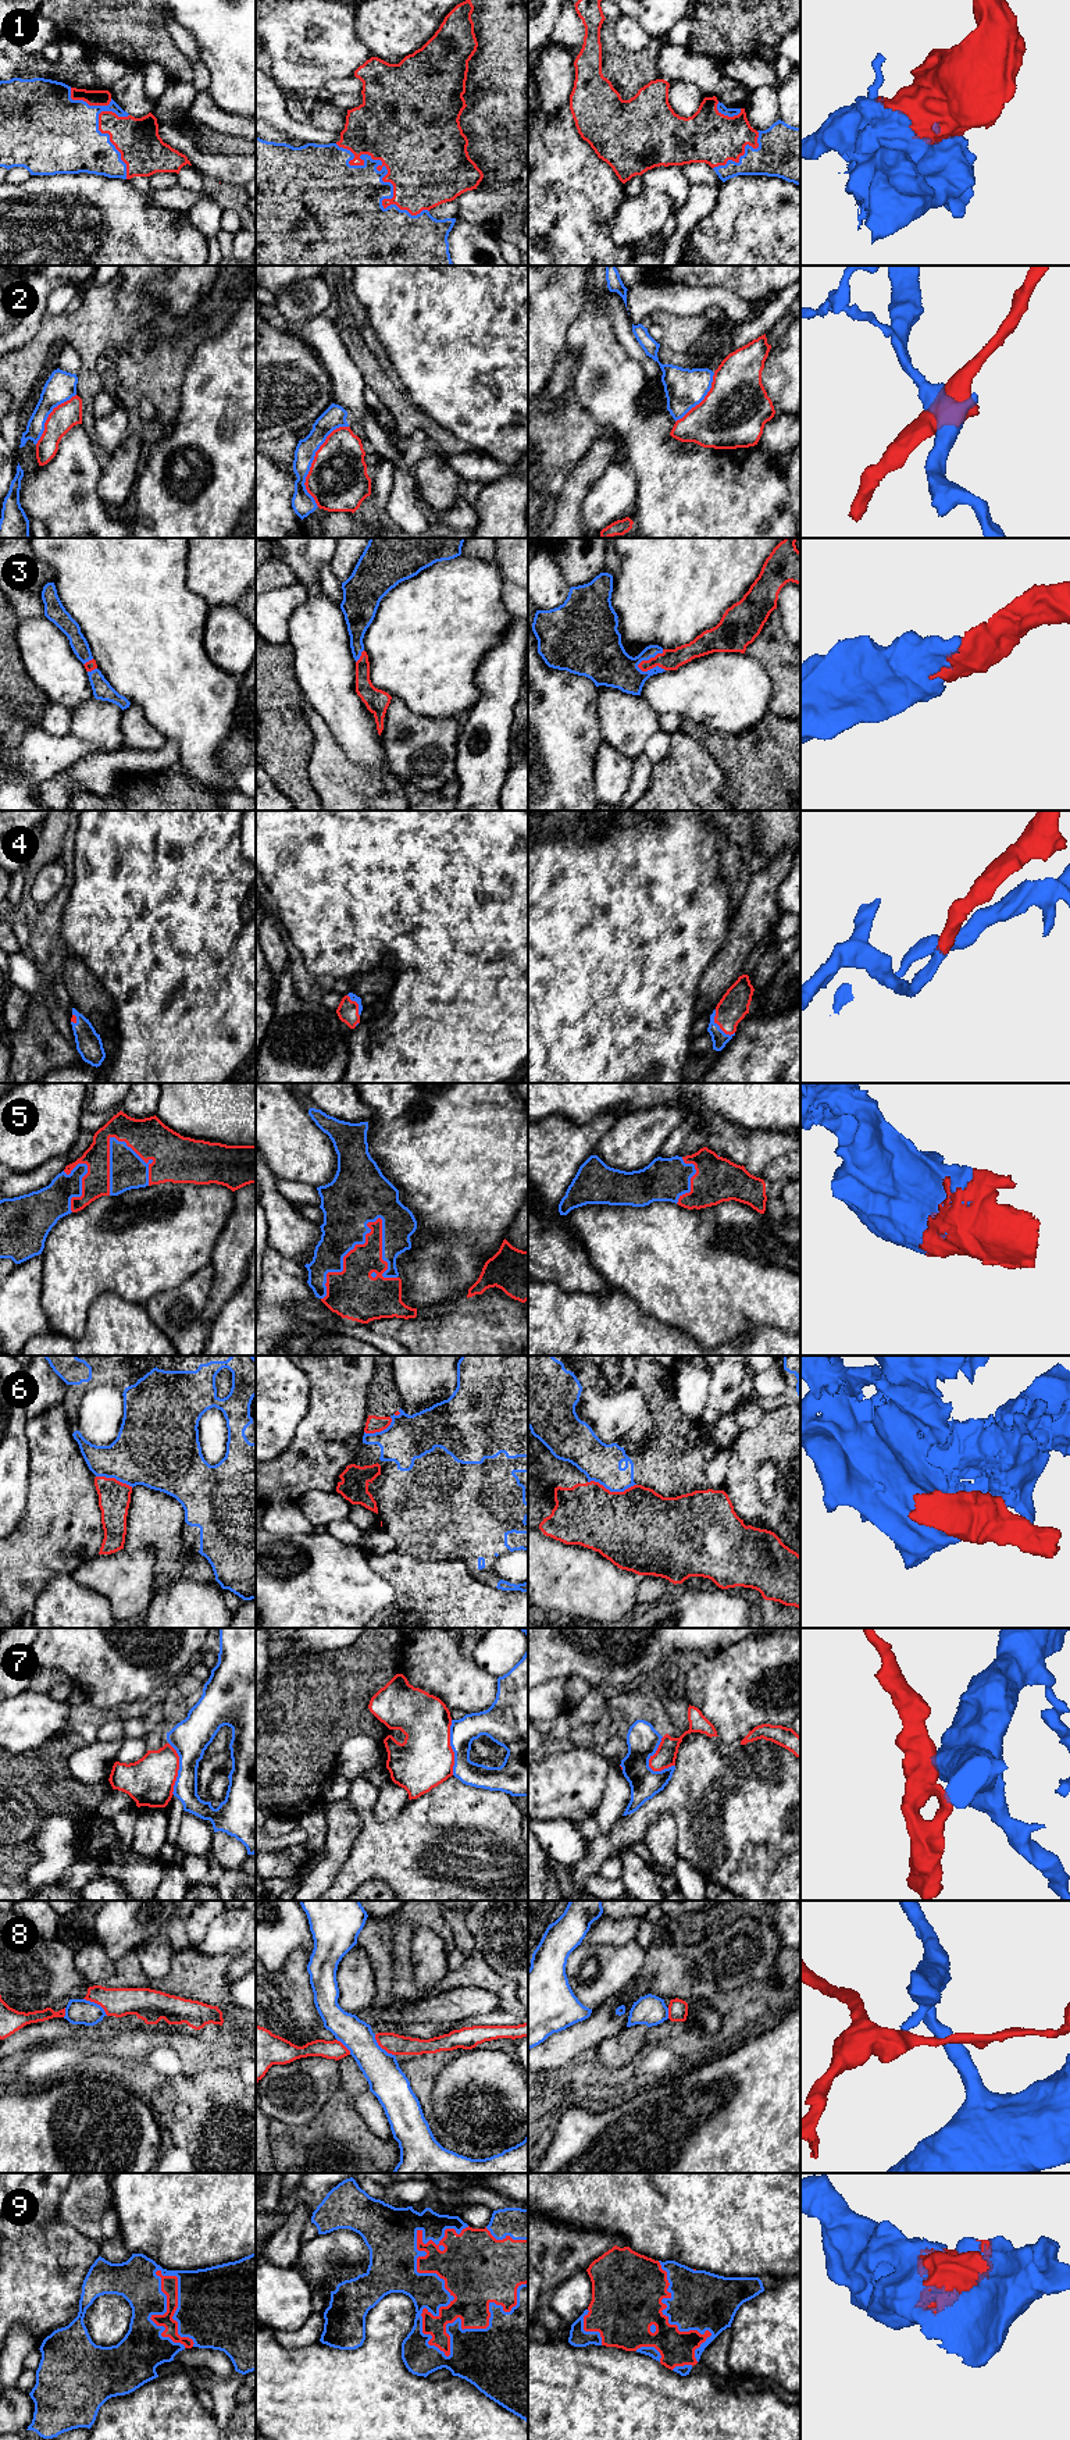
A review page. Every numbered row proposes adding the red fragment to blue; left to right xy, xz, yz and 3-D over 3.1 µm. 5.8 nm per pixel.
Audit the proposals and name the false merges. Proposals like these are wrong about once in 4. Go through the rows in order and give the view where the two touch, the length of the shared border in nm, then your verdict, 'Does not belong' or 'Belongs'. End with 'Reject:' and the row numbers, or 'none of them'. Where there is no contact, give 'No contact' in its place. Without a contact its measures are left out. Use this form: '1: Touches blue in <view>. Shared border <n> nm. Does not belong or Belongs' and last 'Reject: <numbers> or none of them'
1: Touches blue in xz. Shared border 650 nm. Belongs
2: Touches blue in xz. Shared border 500 nm. Does not belong
3: Touches blue in yz. Shared border 190 nm. Belongs
4: Touches blue in yz. Shared border 190 nm. Belongs
5: Touches blue in xz. Shared border 600 nm. Belongs
6: Touches blue in yz. Shared border 280 nm. Does not belong
7: Touches blue in yz. Shared border 220 nm. Does not belong
8: Touches blue in xy. Shared border 170 nm. Does not belong
9: Touches blue in xz. Shared border 750 nm. Belongs
Reject: 2, 6, 7, 8

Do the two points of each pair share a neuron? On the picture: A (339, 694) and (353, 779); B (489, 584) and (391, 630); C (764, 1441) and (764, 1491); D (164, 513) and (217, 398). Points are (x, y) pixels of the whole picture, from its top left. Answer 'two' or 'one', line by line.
A: two
B: one
C: two
D: one

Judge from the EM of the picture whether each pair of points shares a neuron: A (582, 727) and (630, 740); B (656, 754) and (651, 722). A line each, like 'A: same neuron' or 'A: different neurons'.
A: different neurons
B: different neurons

